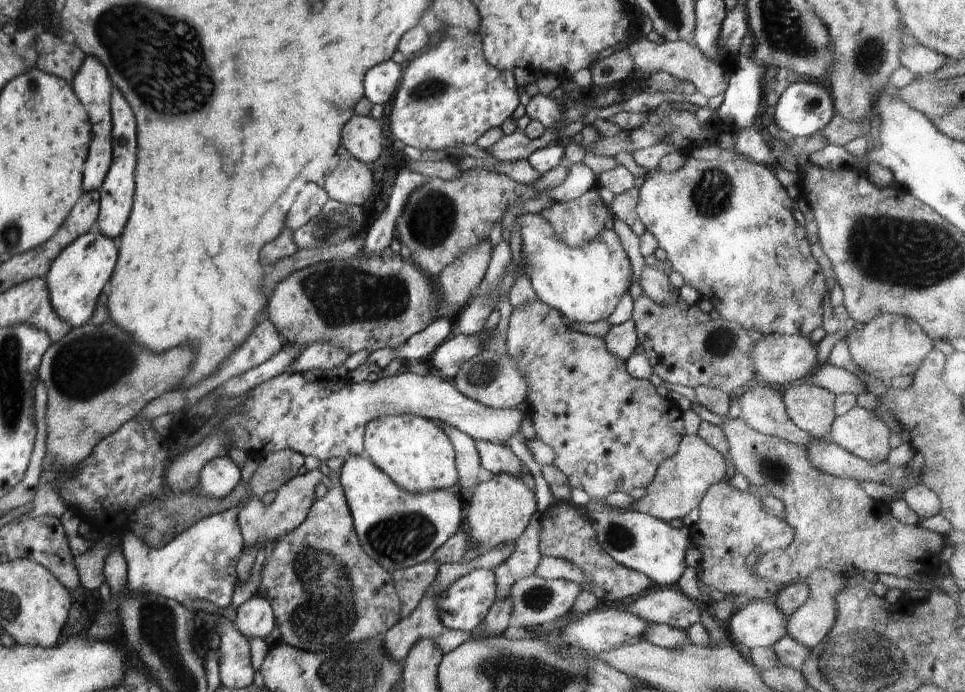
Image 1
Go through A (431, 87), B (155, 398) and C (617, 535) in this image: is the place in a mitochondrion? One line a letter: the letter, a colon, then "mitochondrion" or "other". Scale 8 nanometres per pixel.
A: mitochondrion
B: other
C: mitochondrion

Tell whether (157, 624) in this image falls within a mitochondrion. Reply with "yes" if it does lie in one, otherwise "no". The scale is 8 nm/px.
yes

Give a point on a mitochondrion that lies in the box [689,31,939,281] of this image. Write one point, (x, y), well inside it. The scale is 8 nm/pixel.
(871, 53)

